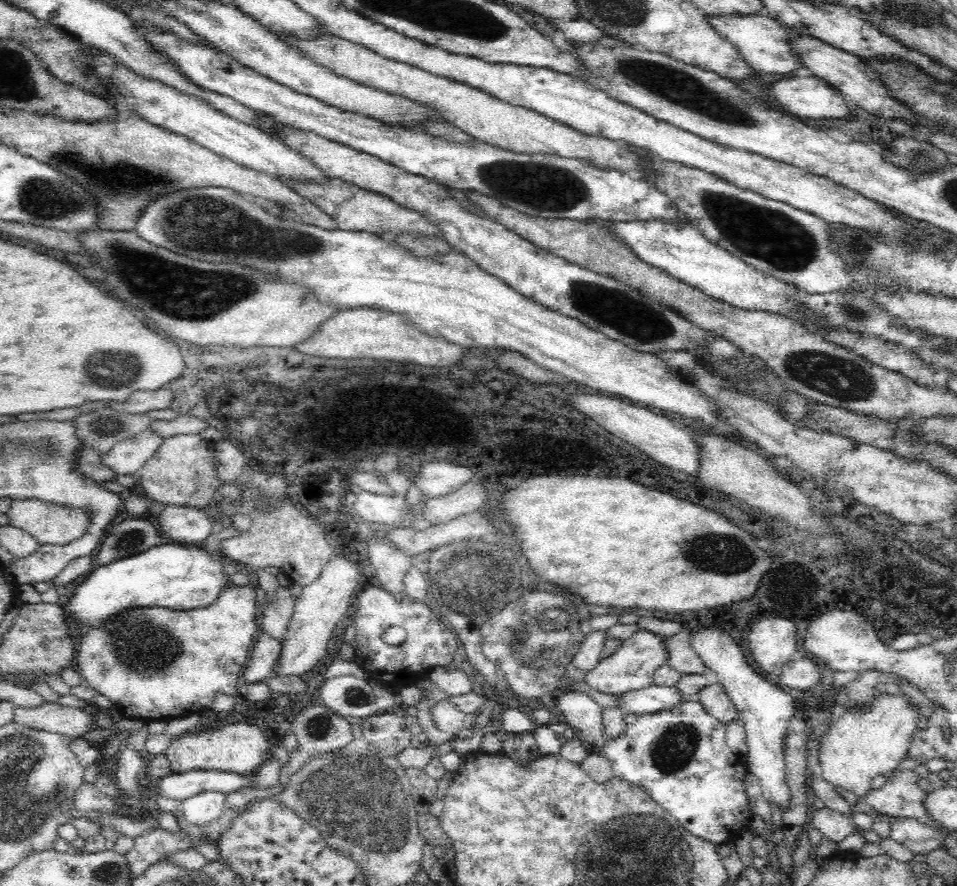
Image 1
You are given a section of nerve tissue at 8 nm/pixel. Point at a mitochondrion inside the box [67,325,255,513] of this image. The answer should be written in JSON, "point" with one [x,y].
{"point":[110,369]}

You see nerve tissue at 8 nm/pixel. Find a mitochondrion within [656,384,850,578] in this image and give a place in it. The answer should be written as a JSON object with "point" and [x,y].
{"point":[715,553]}

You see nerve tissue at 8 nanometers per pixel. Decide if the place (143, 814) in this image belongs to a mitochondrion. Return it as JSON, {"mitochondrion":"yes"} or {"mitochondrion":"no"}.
{"mitochondrion":"no"}

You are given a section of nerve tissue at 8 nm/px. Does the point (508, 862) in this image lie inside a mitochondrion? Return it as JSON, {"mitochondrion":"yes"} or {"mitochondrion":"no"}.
{"mitochondrion":"no"}

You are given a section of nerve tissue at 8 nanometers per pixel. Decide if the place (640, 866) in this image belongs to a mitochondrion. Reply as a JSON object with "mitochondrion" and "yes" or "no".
{"mitochondrion":"yes"}

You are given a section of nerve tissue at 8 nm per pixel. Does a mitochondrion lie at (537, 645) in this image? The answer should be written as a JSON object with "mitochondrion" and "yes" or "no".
{"mitochondrion":"yes"}

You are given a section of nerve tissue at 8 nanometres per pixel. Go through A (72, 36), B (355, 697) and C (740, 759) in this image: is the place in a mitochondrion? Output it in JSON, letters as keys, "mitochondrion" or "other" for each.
{"A":"other","B":"mitochondrion","C":"other"}

